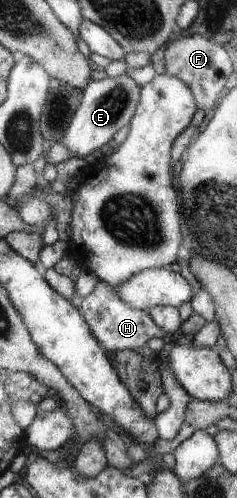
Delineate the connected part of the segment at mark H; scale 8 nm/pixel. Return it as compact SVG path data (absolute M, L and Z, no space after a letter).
M103 281L97 283L93 293L78 299L78 303L91 334L99 345L103 345L103 349L111 353L120 350L146 351L150 339L163 338L167 333L153 322L145 309L130 307L120 299L115 288Z

